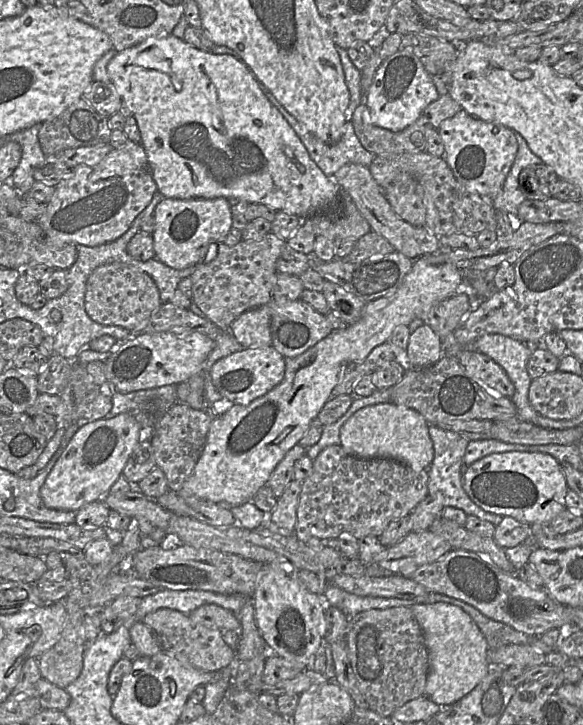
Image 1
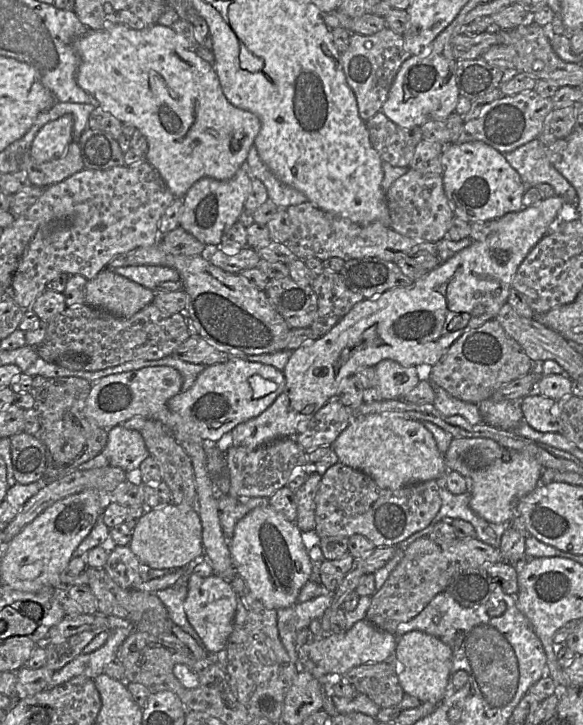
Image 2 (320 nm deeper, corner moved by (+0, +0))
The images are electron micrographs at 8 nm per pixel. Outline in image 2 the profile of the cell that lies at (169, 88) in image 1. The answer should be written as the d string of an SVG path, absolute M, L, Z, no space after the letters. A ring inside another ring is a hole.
M155 24L134 29L115 25L96 31L88 30L76 41L76 51L79 56L77 84L96 100L97 106L123 124L133 125L146 137L148 150L145 159L157 170L176 198L184 197L204 177L228 180L246 166L248 152L261 130L259 117L228 101L214 65L200 58L171 27Z

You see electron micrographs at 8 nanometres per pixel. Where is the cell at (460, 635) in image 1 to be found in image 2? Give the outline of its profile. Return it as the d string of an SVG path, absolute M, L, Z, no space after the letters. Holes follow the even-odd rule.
M410 631L398 637L395 648L396 672L404 693L421 702L439 704L448 690L452 668L452 651L437 637L421 631Z

